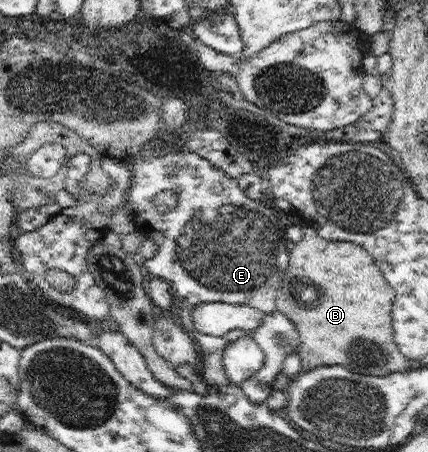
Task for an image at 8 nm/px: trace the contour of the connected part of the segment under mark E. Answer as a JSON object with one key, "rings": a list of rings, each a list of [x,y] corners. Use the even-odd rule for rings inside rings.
{"rings":[[[181,146],[170,147],[167,152],[152,155],[138,156],[132,159],[131,185],[127,192],[127,200],[131,206],[133,221],[137,230],[146,238],[158,244],[158,250],[154,256],[145,260],[145,267],[154,277],[160,277],[164,282],[171,285],[172,296],[175,298],[175,315],[186,333],[195,338],[200,352],[200,380],[207,386],[228,387],[231,380],[228,378],[222,358],[224,348],[237,338],[244,335],[239,330],[234,330],[224,336],[210,336],[201,334],[192,324],[192,311],[198,304],[208,302],[224,302],[228,304],[248,304],[254,309],[262,311],[264,320],[262,324],[252,330],[250,334],[265,357],[265,365],[250,380],[242,381],[240,386],[252,404],[267,402],[268,396],[273,391],[274,379],[283,370],[284,359],[288,355],[299,353],[300,335],[298,330],[288,318],[277,310],[275,299],[280,294],[284,275],[289,265],[290,243],[287,240],[287,231],[284,222],[276,220],[278,216],[272,212],[276,210],[267,208],[266,205],[257,200],[252,200],[238,186],[238,183],[227,176],[227,174],[212,164],[209,160],[202,158],[199,154],[187,150]],[[164,190],[172,190],[176,194],[176,208],[170,212],[156,212],[156,196]]]}

